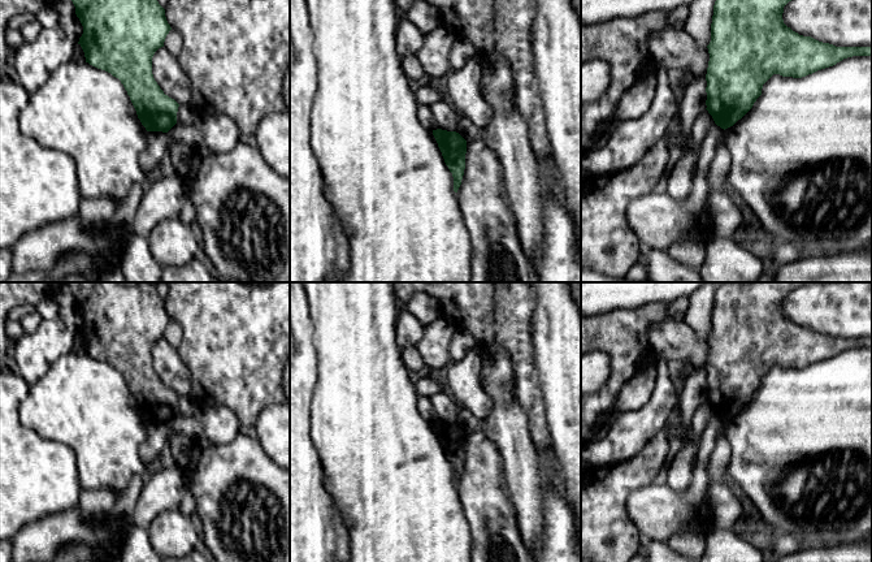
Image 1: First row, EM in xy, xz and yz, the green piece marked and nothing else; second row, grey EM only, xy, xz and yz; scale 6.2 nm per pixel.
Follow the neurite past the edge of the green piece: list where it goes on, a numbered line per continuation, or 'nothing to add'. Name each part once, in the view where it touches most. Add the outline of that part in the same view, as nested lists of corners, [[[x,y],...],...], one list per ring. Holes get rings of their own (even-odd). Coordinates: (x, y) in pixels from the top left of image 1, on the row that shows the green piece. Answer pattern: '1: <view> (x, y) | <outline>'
nothing to add

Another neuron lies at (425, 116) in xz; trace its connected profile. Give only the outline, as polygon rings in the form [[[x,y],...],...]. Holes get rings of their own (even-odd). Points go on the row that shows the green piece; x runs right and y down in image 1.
[[[418,105],[417,116],[418,116],[418,121],[421,122],[421,125],[424,127],[426,127],[431,131],[438,129],[438,124],[434,118],[434,114],[433,114],[430,107]]]

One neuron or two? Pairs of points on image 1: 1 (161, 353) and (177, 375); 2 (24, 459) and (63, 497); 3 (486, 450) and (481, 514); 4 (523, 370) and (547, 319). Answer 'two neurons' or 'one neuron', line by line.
1: one neuron
2: one neuron
3: one neuron
4: two neurons

